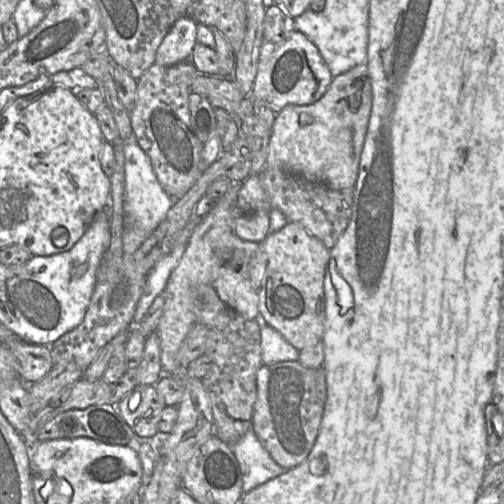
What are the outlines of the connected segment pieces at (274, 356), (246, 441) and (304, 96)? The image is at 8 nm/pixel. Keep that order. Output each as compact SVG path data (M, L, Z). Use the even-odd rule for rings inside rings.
M265 323L260 325L260 347L262 365L297 361L299 357L299 351Z
M251 428L232 445L232 452L239 464L243 494L286 470L272 459Z
M294 30L283 43L264 40L251 93L245 96L236 112L230 114L243 120L253 113L255 100L263 101L276 114L287 105L312 104L326 93L333 78L318 48L302 32Z

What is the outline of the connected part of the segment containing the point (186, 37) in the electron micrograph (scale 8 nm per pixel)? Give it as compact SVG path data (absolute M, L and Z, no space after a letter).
M181 15L158 47L155 63L169 67L188 60L197 43L197 25L194 19Z

